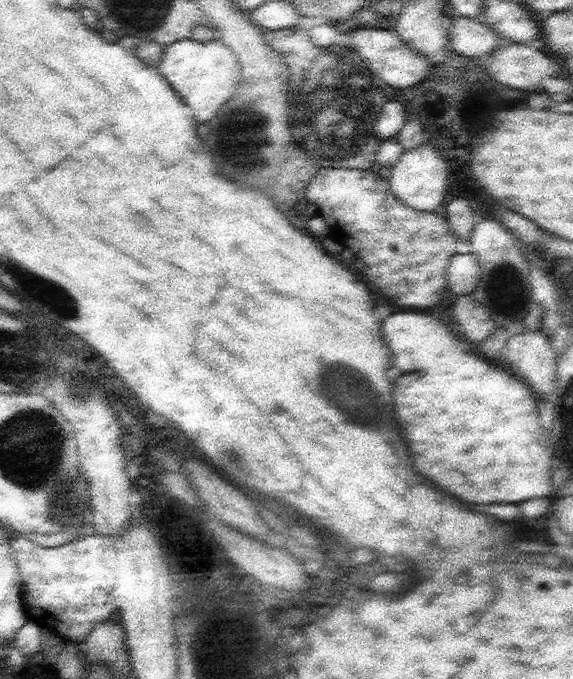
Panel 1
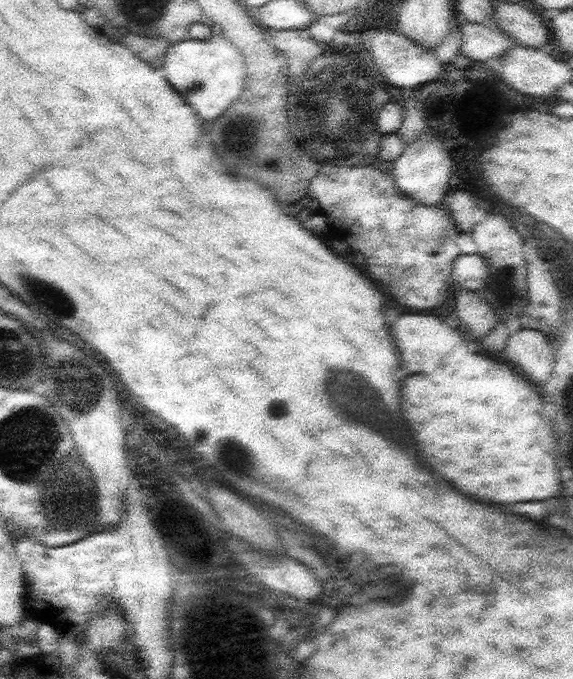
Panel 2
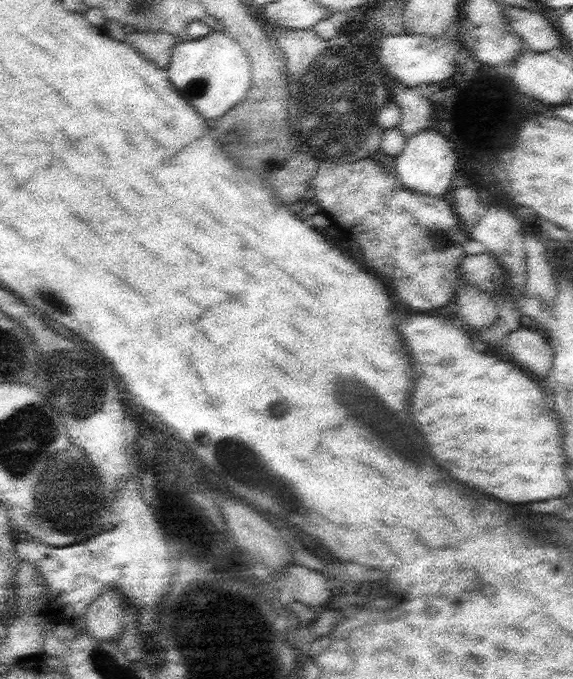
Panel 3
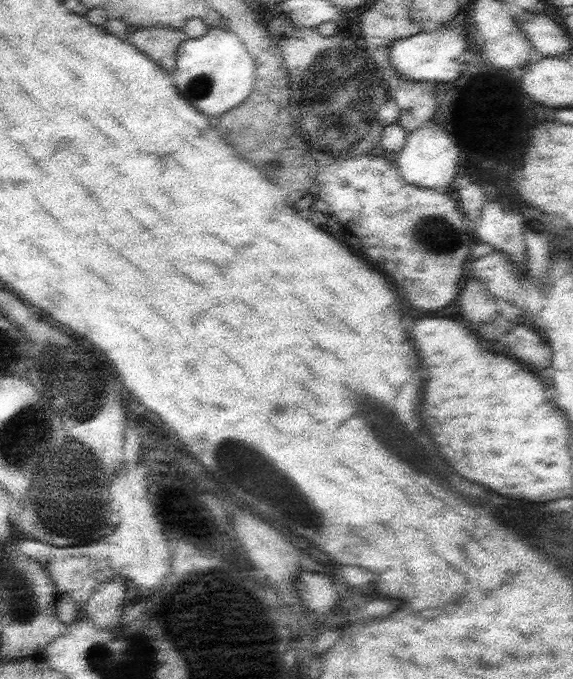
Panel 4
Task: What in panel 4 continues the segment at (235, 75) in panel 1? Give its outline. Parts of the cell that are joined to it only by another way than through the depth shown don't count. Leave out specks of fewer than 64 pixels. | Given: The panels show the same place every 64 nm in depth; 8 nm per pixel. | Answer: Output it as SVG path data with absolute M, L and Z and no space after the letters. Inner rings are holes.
M225 24L223 28L209 28L207 34L197 40L185 40L177 50L175 64L175 84L179 96L189 100L205 116L219 116L237 104L243 104L251 96L257 80L255 60L249 56L245 46L231 34Z

